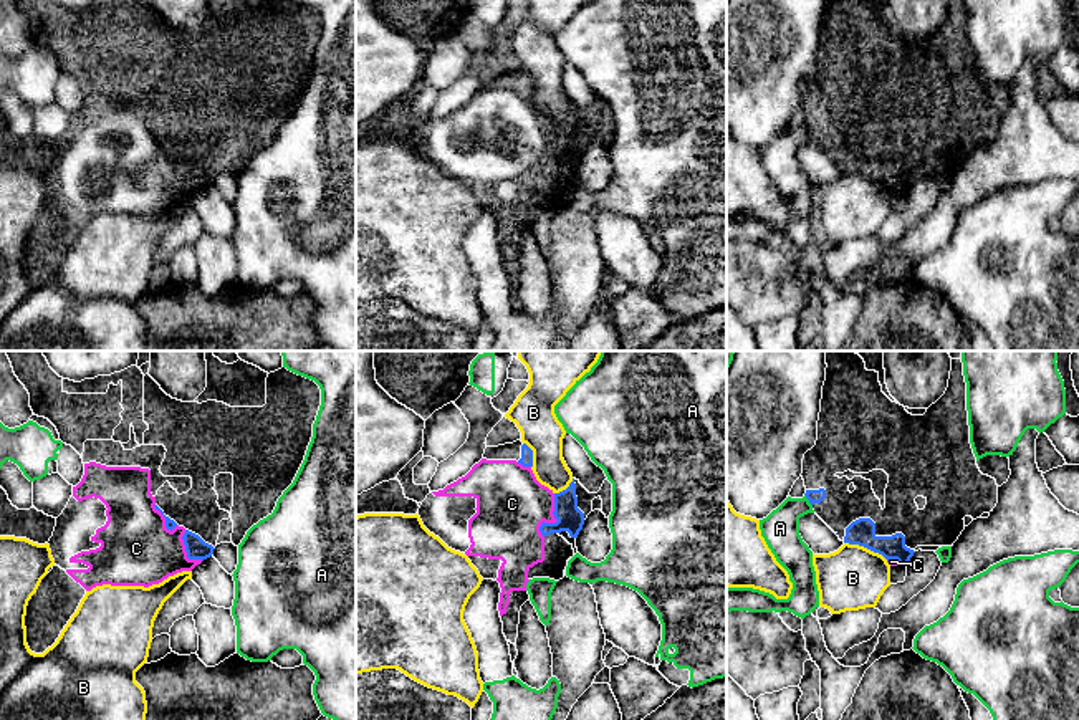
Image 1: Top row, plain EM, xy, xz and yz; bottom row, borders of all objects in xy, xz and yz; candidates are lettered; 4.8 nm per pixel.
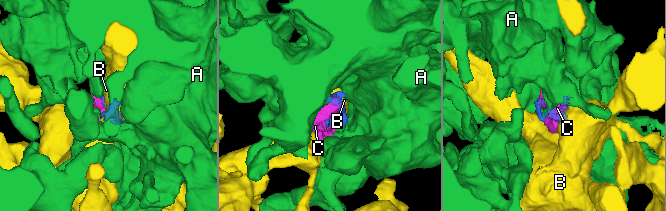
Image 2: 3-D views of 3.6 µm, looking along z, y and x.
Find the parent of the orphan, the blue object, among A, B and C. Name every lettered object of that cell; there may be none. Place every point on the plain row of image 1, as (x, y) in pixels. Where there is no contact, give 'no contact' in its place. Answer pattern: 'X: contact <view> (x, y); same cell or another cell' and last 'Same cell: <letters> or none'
A: contact yz (808, 128); another cell
B: contact yz (866, 176); another cell
C: contact xz (556, 151); same cell
Same cell: C

